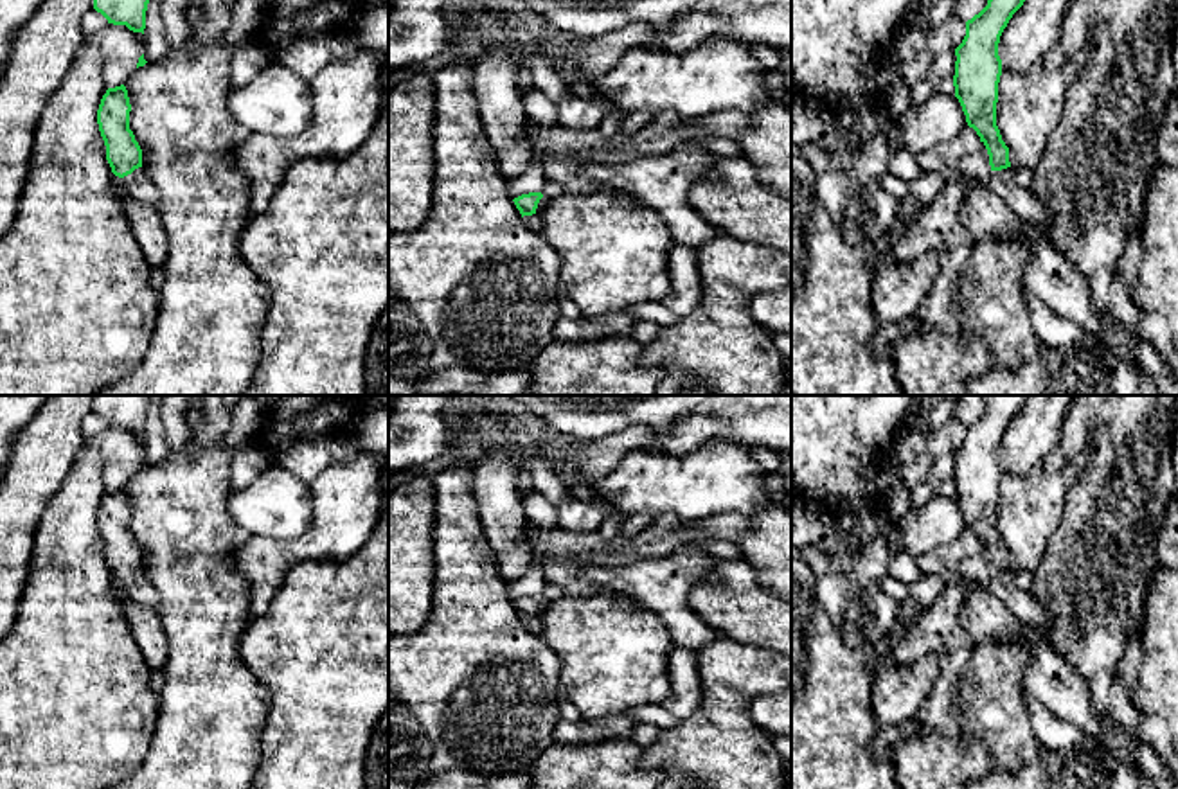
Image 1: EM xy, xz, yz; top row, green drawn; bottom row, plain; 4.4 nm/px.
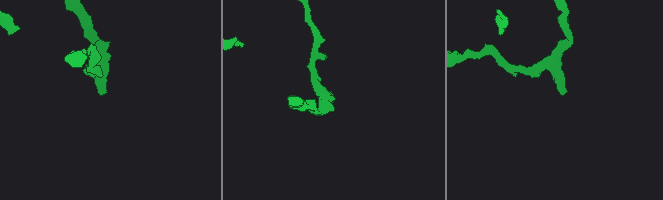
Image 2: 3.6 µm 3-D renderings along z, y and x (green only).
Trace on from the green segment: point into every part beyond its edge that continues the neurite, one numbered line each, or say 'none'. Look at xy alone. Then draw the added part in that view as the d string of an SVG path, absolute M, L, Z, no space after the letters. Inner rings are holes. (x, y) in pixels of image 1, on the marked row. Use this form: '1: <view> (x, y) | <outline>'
1: xy (137, 186) | M138 167L131 174L124 176L117 189L120 196L128 196L147 205L156 207L160 199L160 192L156 191L144 167Z

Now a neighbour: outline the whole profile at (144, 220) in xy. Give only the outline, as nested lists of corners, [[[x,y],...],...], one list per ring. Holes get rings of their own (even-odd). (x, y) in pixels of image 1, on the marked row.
[[[120,194],[119,199],[149,266],[164,266],[169,257],[169,239],[156,207]]]

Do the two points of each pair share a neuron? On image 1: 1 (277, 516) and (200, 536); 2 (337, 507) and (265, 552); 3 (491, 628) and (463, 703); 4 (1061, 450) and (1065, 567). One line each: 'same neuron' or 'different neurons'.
1: different neurons
2: same neuron
3: same neuron
4: same neuron

